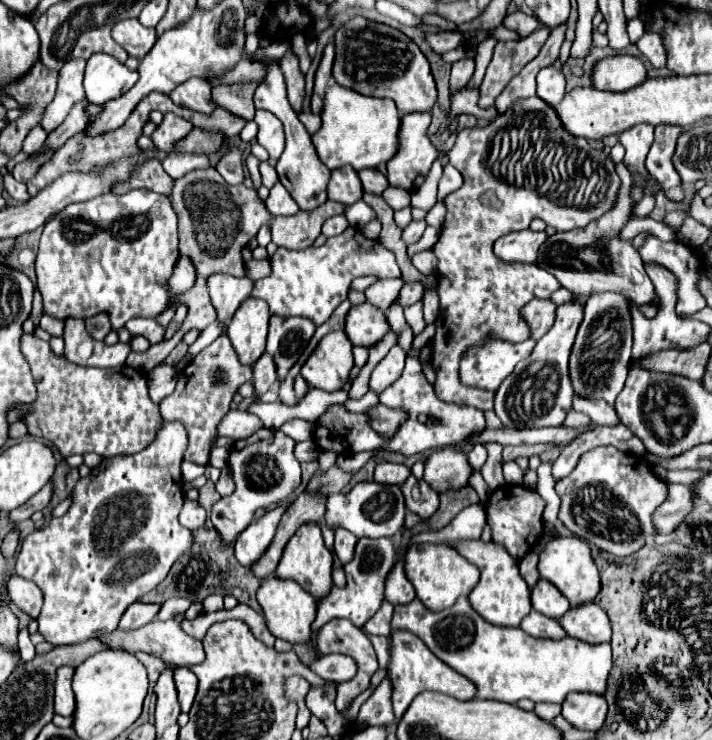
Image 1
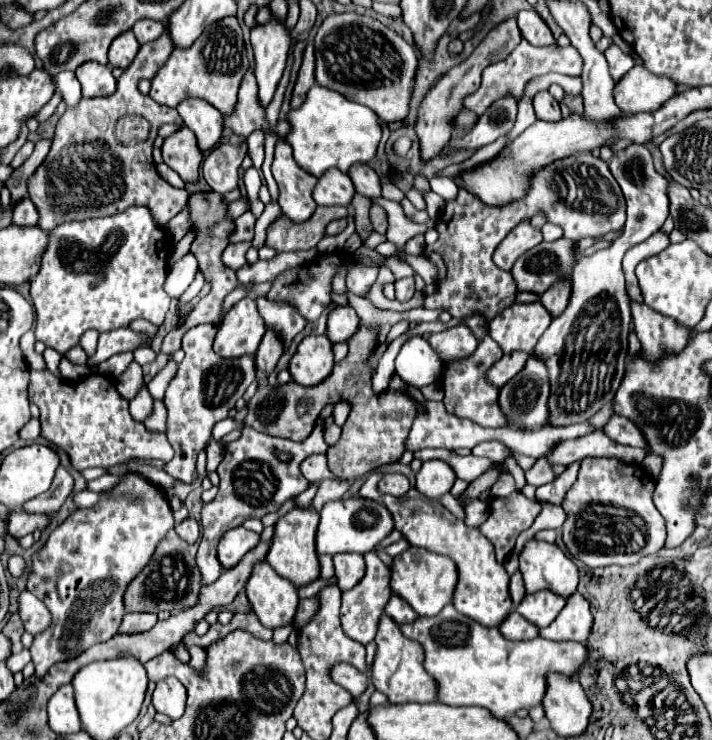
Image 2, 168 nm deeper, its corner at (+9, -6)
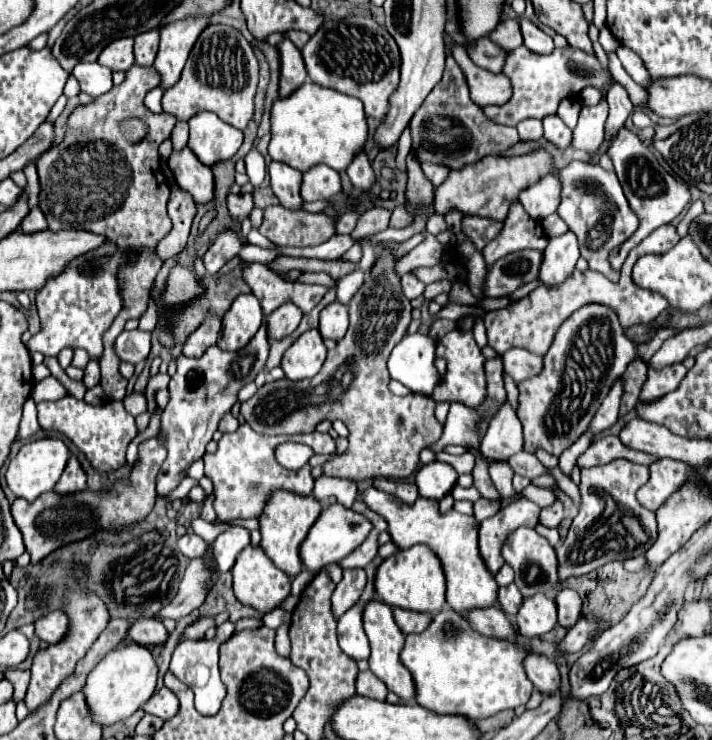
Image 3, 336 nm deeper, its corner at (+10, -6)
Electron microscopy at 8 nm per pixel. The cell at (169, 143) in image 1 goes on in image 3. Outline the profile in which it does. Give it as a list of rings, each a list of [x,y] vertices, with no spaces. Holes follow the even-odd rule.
[[[186,147],[178,153],[172,153],[168,167],[174,173],[176,183],[190,191],[196,203],[210,203],[214,199],[214,175],[212,169],[202,165],[196,155]]]

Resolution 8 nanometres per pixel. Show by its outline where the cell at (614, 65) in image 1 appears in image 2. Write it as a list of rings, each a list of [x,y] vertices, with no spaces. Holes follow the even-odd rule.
[[[635,65],[619,83],[613,87],[613,99],[617,107],[625,113],[653,111],[661,107],[675,93],[675,83],[667,77],[657,77],[645,67]]]

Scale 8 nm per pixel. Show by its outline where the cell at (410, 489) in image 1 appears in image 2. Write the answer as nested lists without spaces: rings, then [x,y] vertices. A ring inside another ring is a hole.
[[[411,487],[411,491],[403,497],[383,495],[383,503],[395,519],[395,529],[399,529],[411,545],[447,555],[457,563],[459,581],[453,595],[453,605],[459,613],[485,627],[497,627],[507,619],[509,611],[513,611],[513,601],[509,595],[509,573],[505,571],[503,563],[495,559],[491,541],[485,539],[479,529],[469,529],[451,511],[447,511],[441,501],[421,495],[415,487]]]

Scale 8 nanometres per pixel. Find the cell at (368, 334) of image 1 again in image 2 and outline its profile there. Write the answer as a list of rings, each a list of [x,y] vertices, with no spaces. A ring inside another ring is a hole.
[[[335,307],[327,319],[327,337],[333,343],[345,343],[351,339],[351,335],[355,335],[355,331],[359,331],[359,327],[361,319],[357,317],[355,309]]]

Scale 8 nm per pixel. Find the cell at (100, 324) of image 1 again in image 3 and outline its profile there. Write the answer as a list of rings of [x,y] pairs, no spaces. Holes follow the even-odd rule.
[[[90,361],[90,363],[88,363],[82,381],[84,381],[86,389],[92,389],[94,385],[100,383],[100,367],[98,367],[98,361]]]

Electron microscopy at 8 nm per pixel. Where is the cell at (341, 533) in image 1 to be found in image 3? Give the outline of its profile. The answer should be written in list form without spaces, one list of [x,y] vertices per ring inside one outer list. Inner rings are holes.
[[[362,569],[344,571],[344,579],[336,585],[336,591],[332,595],[332,615],[336,617],[336,621],[354,603],[358,603],[364,587],[366,587],[366,573]]]

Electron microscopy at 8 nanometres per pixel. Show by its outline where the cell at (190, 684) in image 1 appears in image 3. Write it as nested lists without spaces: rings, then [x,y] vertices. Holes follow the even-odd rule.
[[[162,687],[160,691],[156,691],[144,705],[144,713],[156,715],[164,721],[170,719],[176,711],[178,711],[178,699],[168,687]]]

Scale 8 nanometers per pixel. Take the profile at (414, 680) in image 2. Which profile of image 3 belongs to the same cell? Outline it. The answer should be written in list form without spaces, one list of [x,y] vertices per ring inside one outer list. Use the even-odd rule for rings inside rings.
[[[370,599],[366,603],[366,609],[362,611],[362,623],[364,623],[364,631],[370,641],[370,649],[372,649],[372,655],[368,659],[370,671],[386,683],[388,691],[394,691],[404,701],[414,701],[414,681],[410,673],[406,671],[406,667],[400,663],[400,651],[404,647],[404,633],[400,631],[400,627],[396,625],[392,617],[392,607],[388,607],[386,603],[380,603],[378,599]]]

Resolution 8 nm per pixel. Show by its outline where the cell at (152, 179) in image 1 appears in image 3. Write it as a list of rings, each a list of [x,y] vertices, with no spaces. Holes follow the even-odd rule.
[[[132,65],[126,71],[126,81],[118,87],[112,87],[112,91],[100,95],[94,99],[94,103],[90,105],[80,105],[76,107],[76,111],[70,115],[68,119],[68,133],[66,139],[62,143],[58,143],[56,147],[52,147],[50,151],[46,151],[36,167],[38,167],[38,177],[40,177],[40,209],[48,219],[48,227],[50,231],[62,231],[62,229],[84,229],[84,231],[92,231],[92,233],[100,233],[106,235],[110,241],[116,243],[116,247],[120,247],[122,251],[138,251],[138,259],[134,259],[134,263],[130,263],[130,267],[122,267],[122,299],[126,299],[126,307],[122,307],[122,311],[118,313],[118,319],[114,319],[114,323],[110,325],[110,331],[106,331],[106,335],[102,335],[104,341],[104,353],[100,357],[100,369],[102,369],[102,381],[100,385],[104,387],[104,393],[110,399],[124,399],[126,393],[126,385],[128,381],[120,375],[118,365],[120,365],[120,357],[114,353],[114,341],[116,337],[124,331],[124,323],[128,319],[140,319],[142,313],[148,307],[148,299],[150,299],[150,285],[156,277],[156,273],[162,267],[162,259],[156,255],[156,245],[158,241],[162,241],[170,229],[172,229],[172,221],[166,213],[166,203],[170,197],[170,187],[160,171],[160,155],[158,155],[158,145],[170,137],[176,119],[172,115],[166,113],[152,113],[146,105],[144,105],[144,97],[150,89],[158,87],[160,83],[160,75],[156,73],[154,67],[138,67]],[[126,119],[140,119],[146,125],[146,137],[132,145],[124,139],[122,131],[120,131],[120,123]]]

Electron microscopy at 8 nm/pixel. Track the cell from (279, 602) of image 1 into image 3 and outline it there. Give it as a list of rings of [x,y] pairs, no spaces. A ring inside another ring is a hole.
[[[248,545],[236,559],[236,565],[232,567],[232,587],[234,587],[234,595],[238,601],[242,601],[244,605],[250,605],[262,613],[268,613],[272,609],[276,609],[288,595],[290,595],[290,577],[280,571],[270,559],[268,555],[262,551],[262,547],[256,545]]]

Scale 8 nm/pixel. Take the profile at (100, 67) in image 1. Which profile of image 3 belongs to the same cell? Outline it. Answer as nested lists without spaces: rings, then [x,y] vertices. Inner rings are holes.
[[[78,63],[72,75],[78,79],[80,89],[92,97],[104,95],[112,89],[112,71],[98,63]]]

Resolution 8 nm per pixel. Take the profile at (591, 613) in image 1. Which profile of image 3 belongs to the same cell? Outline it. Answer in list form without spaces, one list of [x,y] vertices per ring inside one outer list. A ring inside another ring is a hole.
[[[558,589],[558,595],[554,595],[554,603],[558,607],[558,623],[562,627],[572,627],[580,615],[582,615],[582,601],[580,595],[574,589]]]

